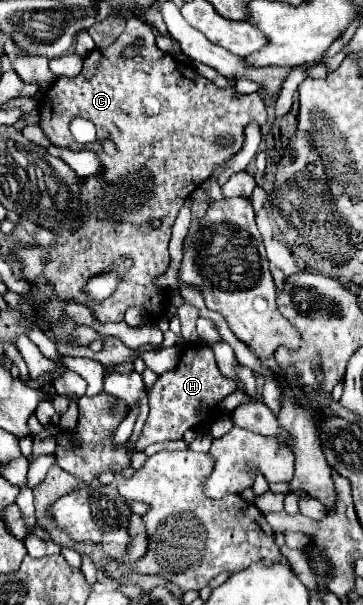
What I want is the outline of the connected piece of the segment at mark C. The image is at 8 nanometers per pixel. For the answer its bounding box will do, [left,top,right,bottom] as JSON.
[16,18,266,324]

